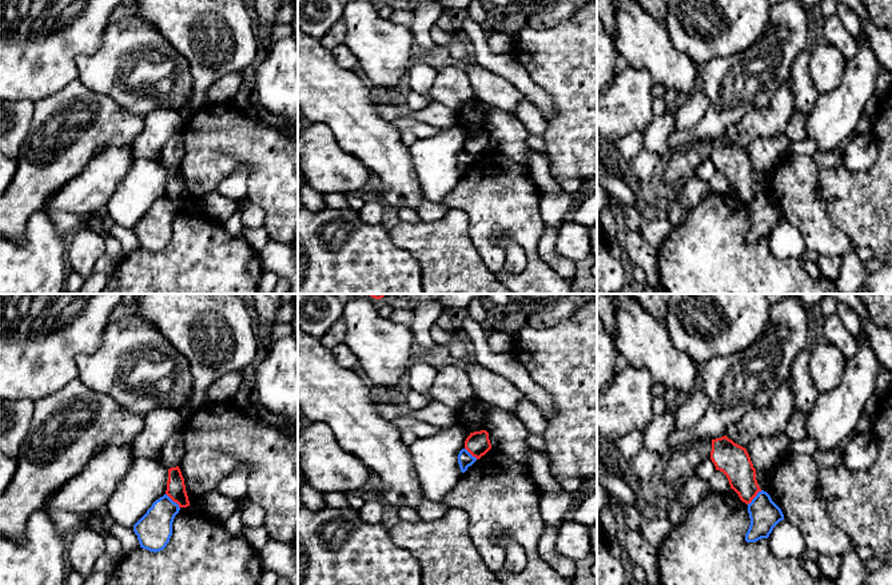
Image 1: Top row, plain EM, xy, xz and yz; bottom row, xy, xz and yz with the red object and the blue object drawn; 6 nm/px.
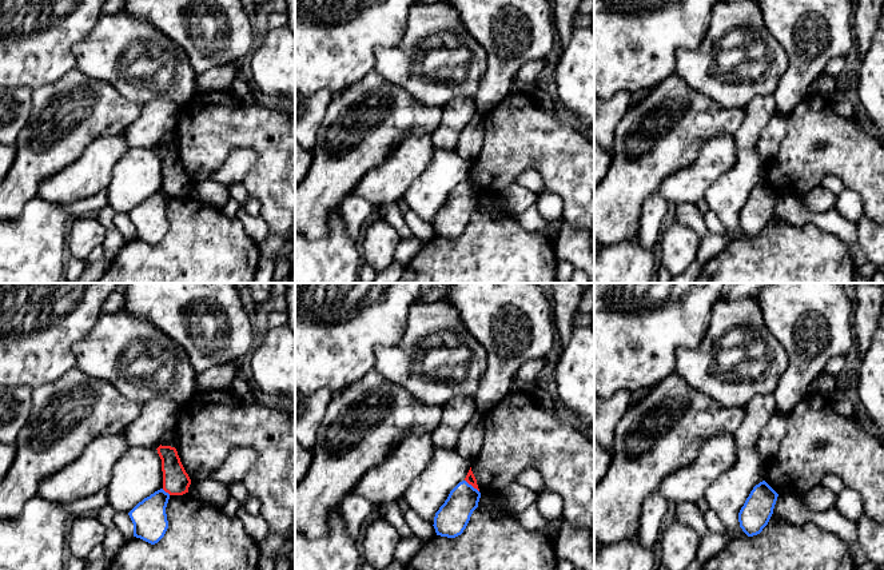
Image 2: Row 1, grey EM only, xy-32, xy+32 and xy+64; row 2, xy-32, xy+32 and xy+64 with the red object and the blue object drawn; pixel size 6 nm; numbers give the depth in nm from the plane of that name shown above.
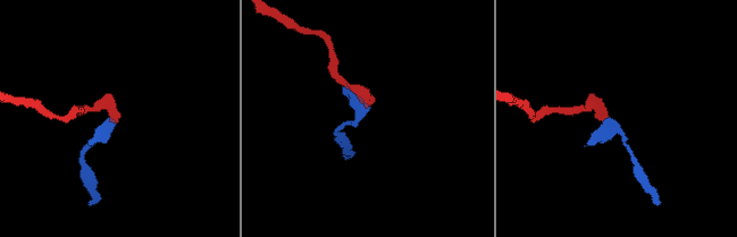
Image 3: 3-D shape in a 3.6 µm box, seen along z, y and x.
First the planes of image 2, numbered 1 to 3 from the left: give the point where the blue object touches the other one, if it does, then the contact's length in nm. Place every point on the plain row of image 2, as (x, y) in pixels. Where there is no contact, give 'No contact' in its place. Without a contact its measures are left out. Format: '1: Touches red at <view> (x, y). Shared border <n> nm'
1: Touches red at xy-32 (166, 192). Shared border 70 nm
2: Touches red at xy+32 (472, 186). Shared border 120 nm
3: No contact

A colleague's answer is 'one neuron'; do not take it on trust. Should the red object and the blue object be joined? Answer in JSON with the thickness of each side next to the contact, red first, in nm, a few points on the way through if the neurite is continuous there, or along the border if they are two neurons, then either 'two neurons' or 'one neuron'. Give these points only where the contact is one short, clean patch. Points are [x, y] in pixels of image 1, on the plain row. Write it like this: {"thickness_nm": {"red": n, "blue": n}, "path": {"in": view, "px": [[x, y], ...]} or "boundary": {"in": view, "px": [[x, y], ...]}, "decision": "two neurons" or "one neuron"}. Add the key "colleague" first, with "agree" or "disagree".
{"colleague": "disagree", "thickness_nm": {"red": 190, "blue": 180}, "boundary": {"in": "yz", "px": [[761, 191], [747, 205]]}, "decision": "two neurons"}

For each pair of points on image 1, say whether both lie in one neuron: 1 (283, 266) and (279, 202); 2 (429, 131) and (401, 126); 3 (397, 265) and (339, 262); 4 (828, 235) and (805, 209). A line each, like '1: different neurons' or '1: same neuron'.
1: different neurons
2: same neuron
3: same neuron
4: same neuron

